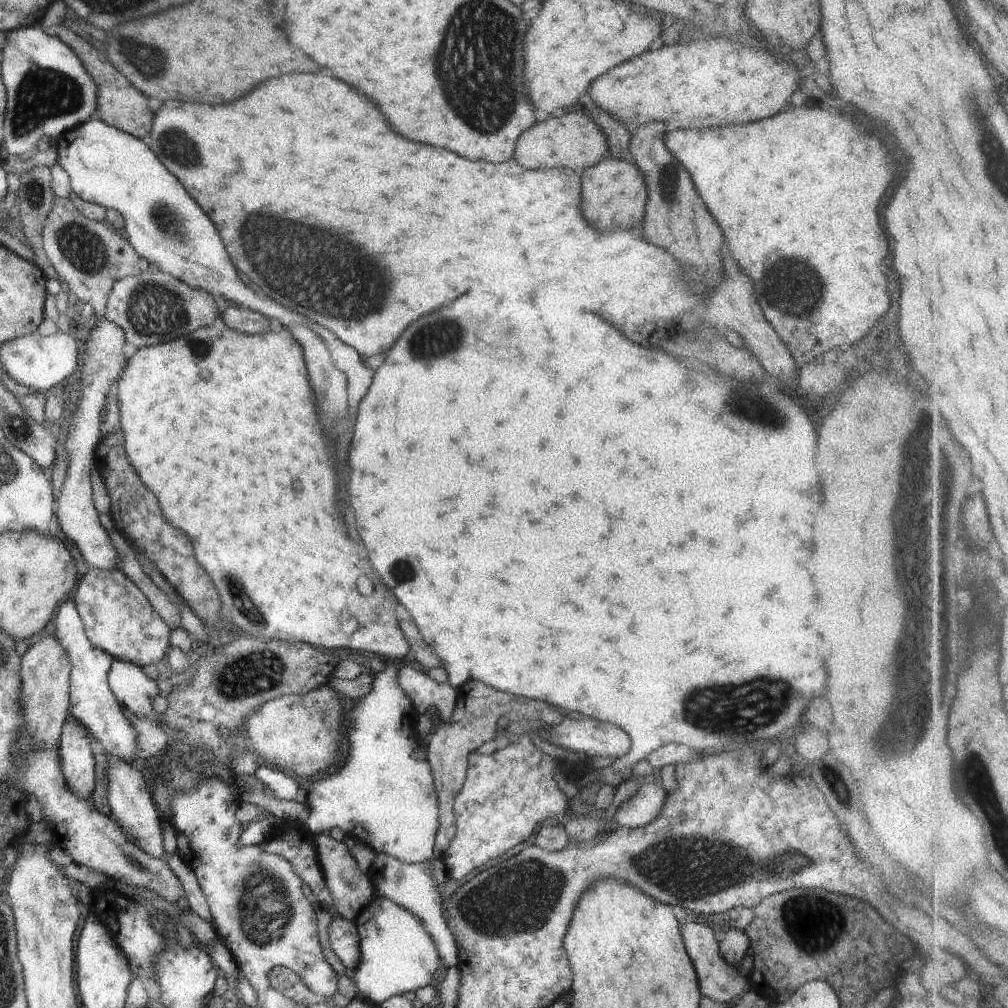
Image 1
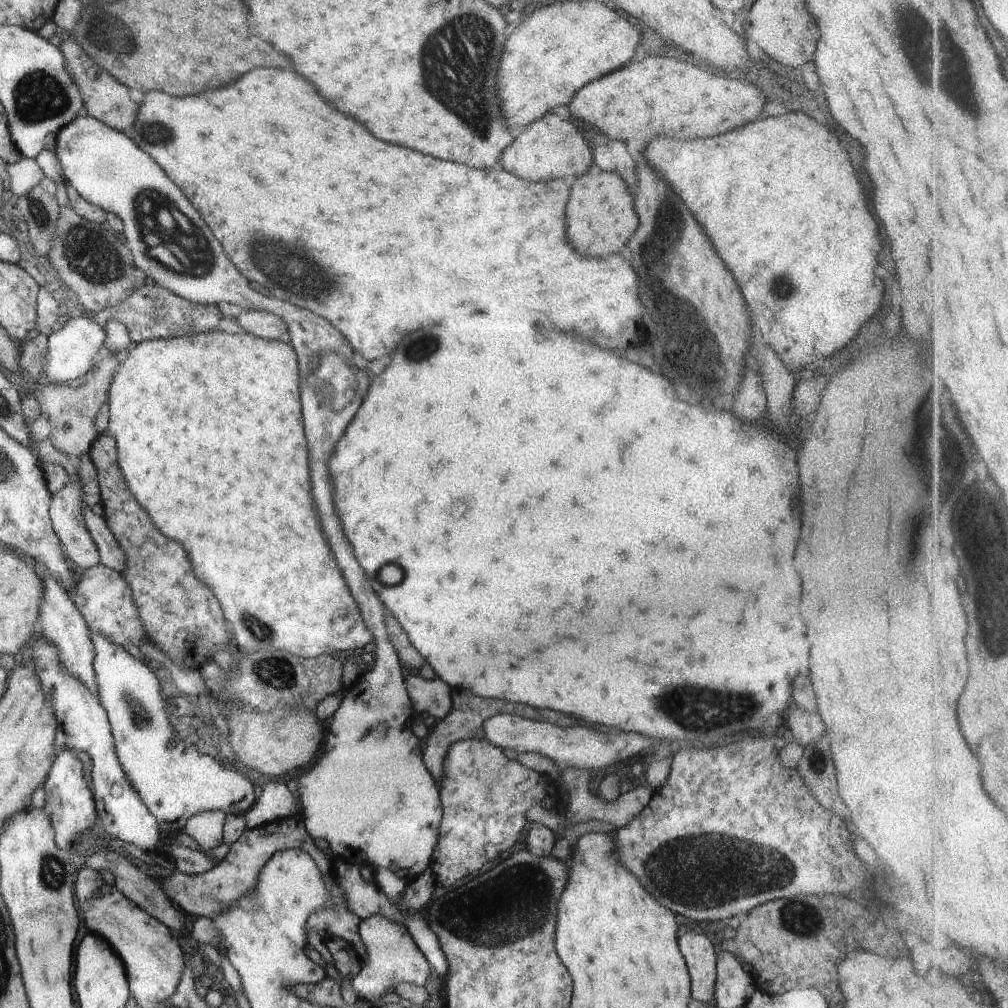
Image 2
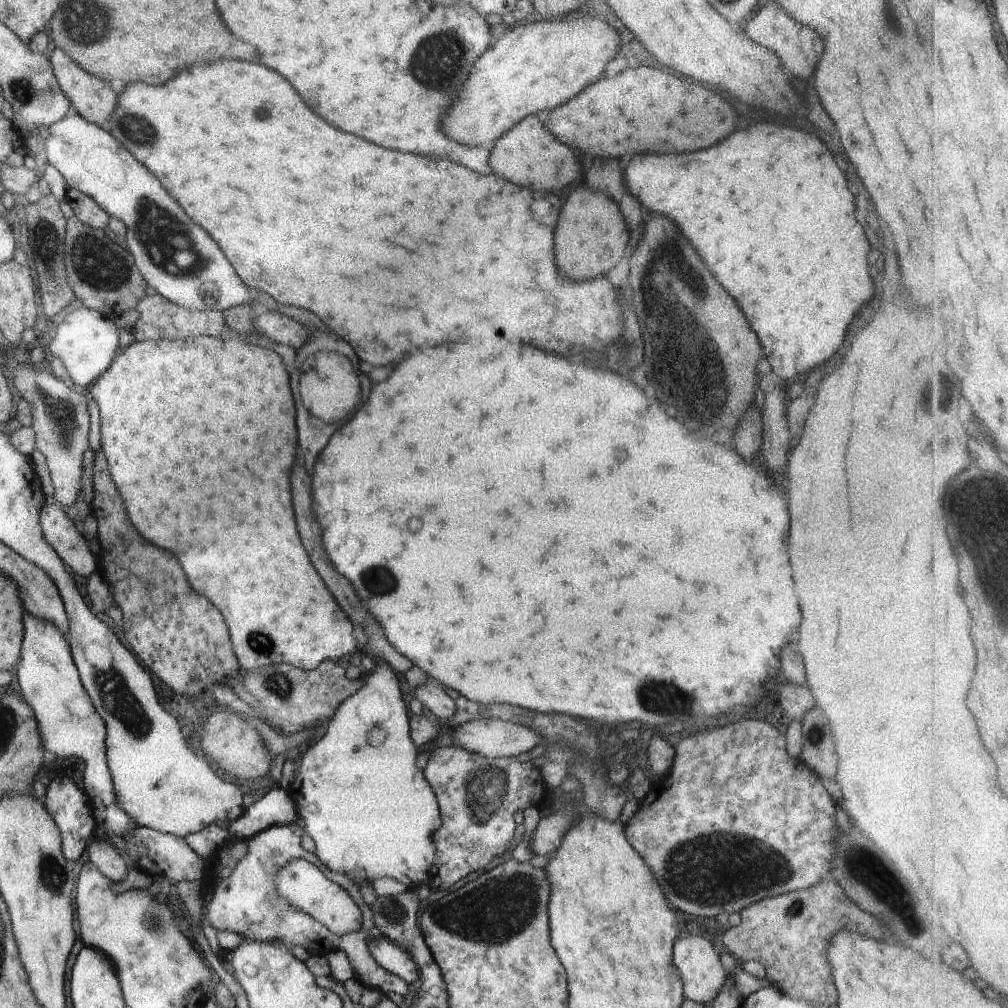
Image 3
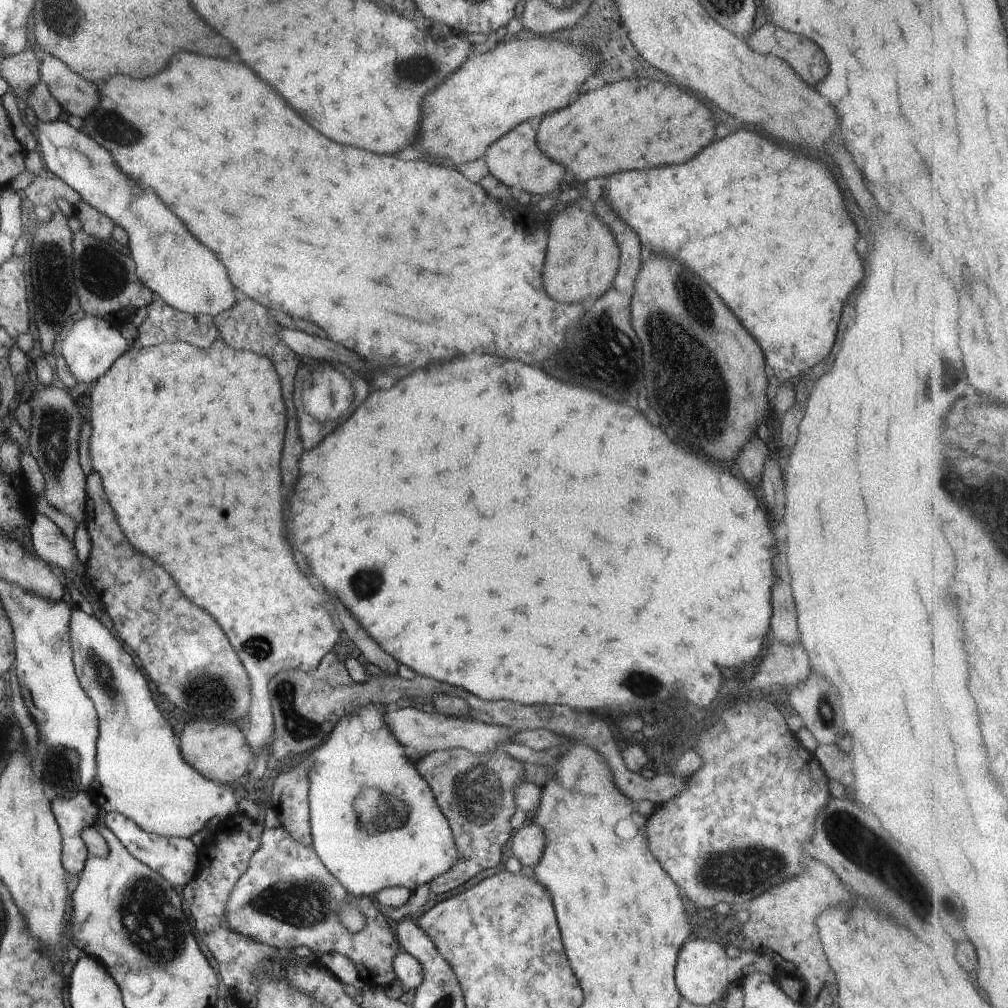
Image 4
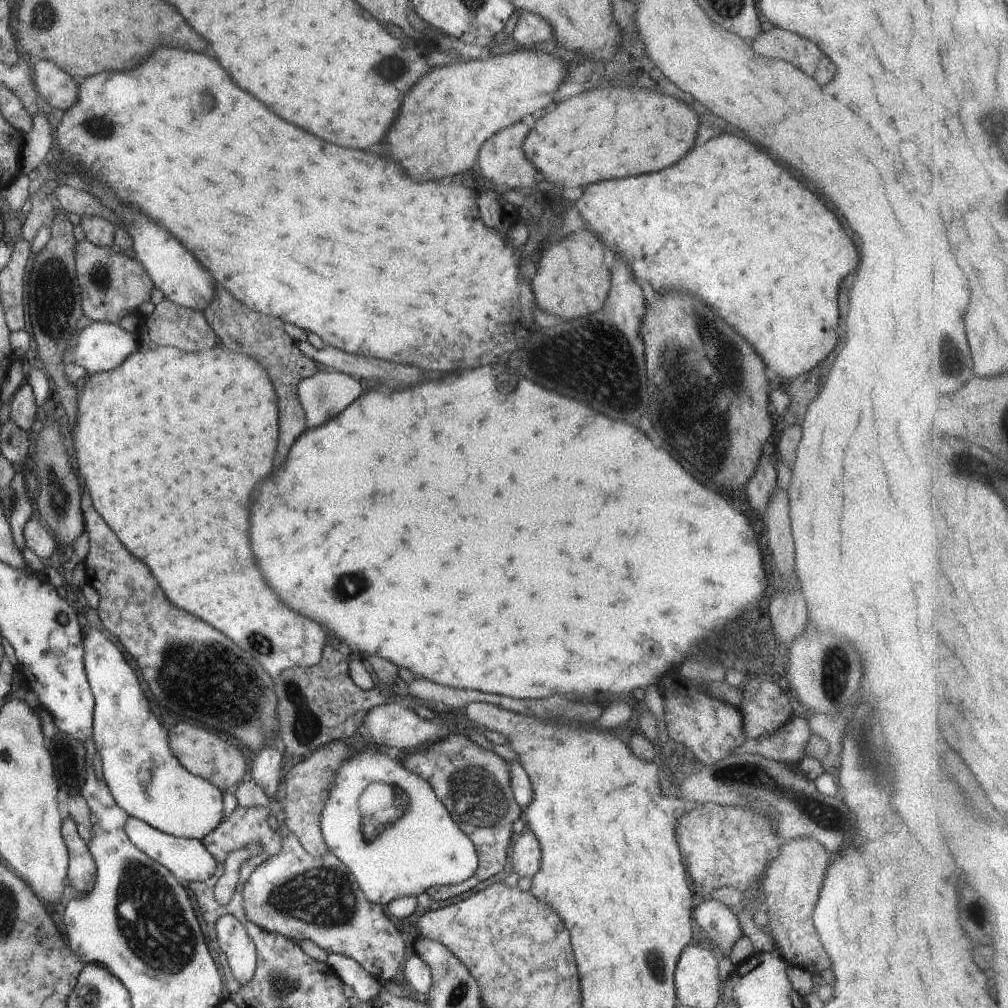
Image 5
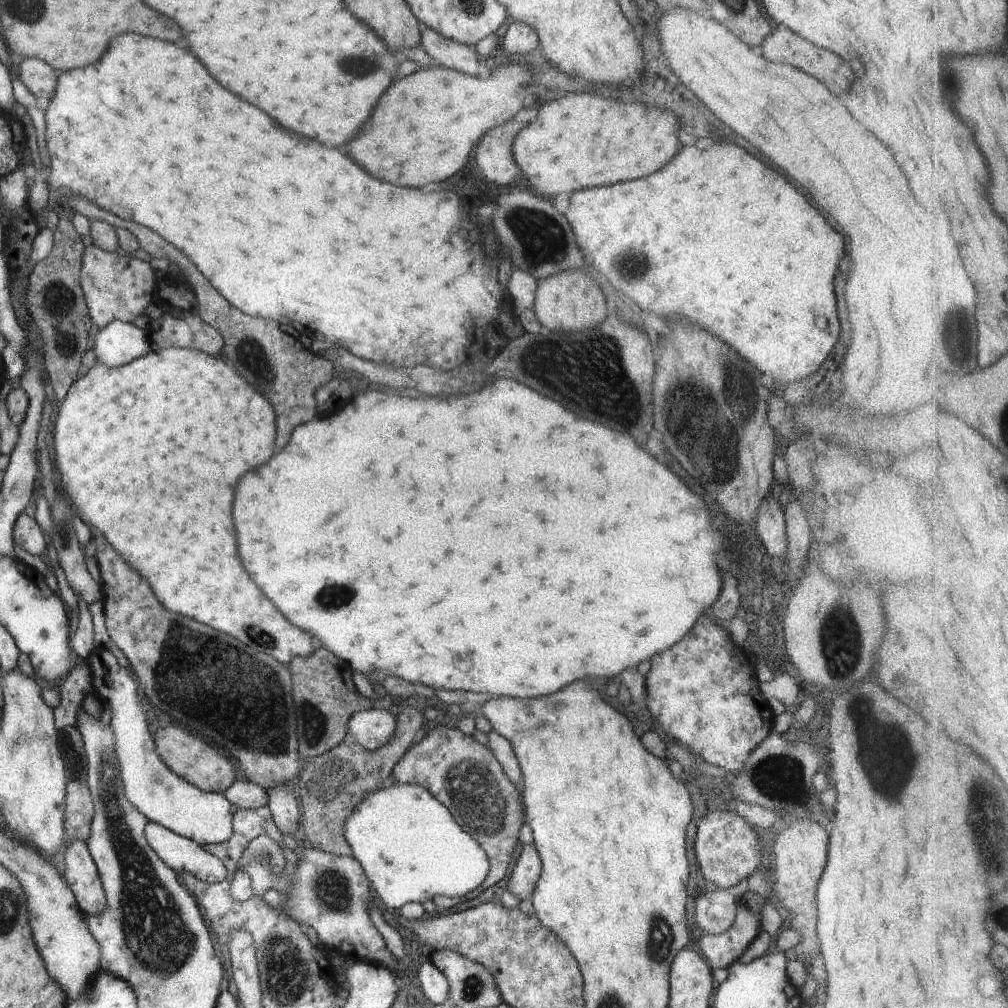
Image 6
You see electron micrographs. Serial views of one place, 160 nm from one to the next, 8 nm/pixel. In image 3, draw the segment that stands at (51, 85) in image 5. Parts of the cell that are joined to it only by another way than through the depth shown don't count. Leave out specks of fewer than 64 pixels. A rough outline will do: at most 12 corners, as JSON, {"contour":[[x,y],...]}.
{"contour":[[63,50],[48,59],[78,114],[103,125],[117,94]]}

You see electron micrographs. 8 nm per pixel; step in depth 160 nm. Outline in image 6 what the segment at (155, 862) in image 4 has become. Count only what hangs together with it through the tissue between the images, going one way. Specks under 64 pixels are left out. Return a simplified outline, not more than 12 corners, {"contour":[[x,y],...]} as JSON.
{"contour":[[154,822],[144,838],[176,874],[208,884],[226,879],[224,864],[194,840]]}

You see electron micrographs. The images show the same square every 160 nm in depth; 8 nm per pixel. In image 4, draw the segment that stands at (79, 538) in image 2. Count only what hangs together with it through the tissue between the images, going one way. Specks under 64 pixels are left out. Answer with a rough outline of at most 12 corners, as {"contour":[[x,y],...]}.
{"contour":[[34,513],[28,530],[34,553],[48,566],[68,568],[77,559],[49,517]]}

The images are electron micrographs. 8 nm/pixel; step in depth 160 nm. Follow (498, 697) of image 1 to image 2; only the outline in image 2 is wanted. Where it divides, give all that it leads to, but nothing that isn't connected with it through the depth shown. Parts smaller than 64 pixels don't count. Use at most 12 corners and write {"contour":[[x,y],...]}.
{"contour":[[452,689],[451,713],[427,736],[422,760],[436,782],[452,743],[482,738],[483,722],[508,713],[574,727],[576,720]]}

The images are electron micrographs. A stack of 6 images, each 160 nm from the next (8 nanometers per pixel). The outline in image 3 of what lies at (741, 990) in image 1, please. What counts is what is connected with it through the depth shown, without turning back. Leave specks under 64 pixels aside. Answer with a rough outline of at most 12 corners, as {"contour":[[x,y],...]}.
{"contour":[[710,941],[674,944],[686,999],[709,1006],[727,978]]}

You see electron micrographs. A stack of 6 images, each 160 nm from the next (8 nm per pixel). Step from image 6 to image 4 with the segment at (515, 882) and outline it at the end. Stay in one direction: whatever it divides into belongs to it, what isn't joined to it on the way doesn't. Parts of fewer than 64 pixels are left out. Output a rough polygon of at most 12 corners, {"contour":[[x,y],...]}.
{"contour":[[536,823],[512,838],[513,855],[534,867],[542,856],[545,832]]}

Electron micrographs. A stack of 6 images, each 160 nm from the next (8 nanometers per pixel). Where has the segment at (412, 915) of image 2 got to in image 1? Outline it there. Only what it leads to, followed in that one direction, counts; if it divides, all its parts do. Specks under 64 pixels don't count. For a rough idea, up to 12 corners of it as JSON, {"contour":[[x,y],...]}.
{"contour":[[378,854],[370,879],[423,922],[441,963],[459,963],[432,863]]}

